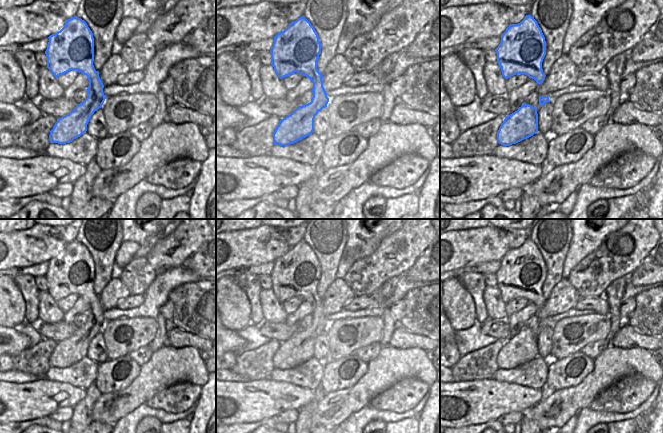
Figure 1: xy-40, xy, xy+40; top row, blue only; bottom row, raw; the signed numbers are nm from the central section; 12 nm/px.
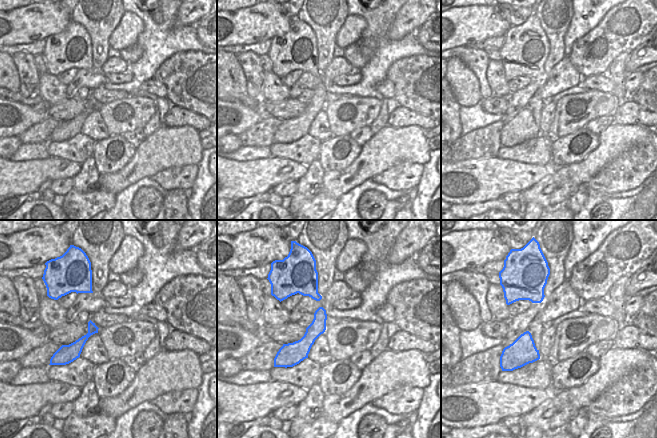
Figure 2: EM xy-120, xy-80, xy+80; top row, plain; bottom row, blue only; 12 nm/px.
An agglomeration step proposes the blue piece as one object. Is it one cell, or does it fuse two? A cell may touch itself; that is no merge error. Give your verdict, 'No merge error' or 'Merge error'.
No merge error.

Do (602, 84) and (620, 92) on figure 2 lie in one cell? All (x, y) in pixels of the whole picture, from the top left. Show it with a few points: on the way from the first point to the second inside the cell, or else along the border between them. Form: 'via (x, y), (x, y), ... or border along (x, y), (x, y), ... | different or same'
via (606, 85), (616, 90) | same

